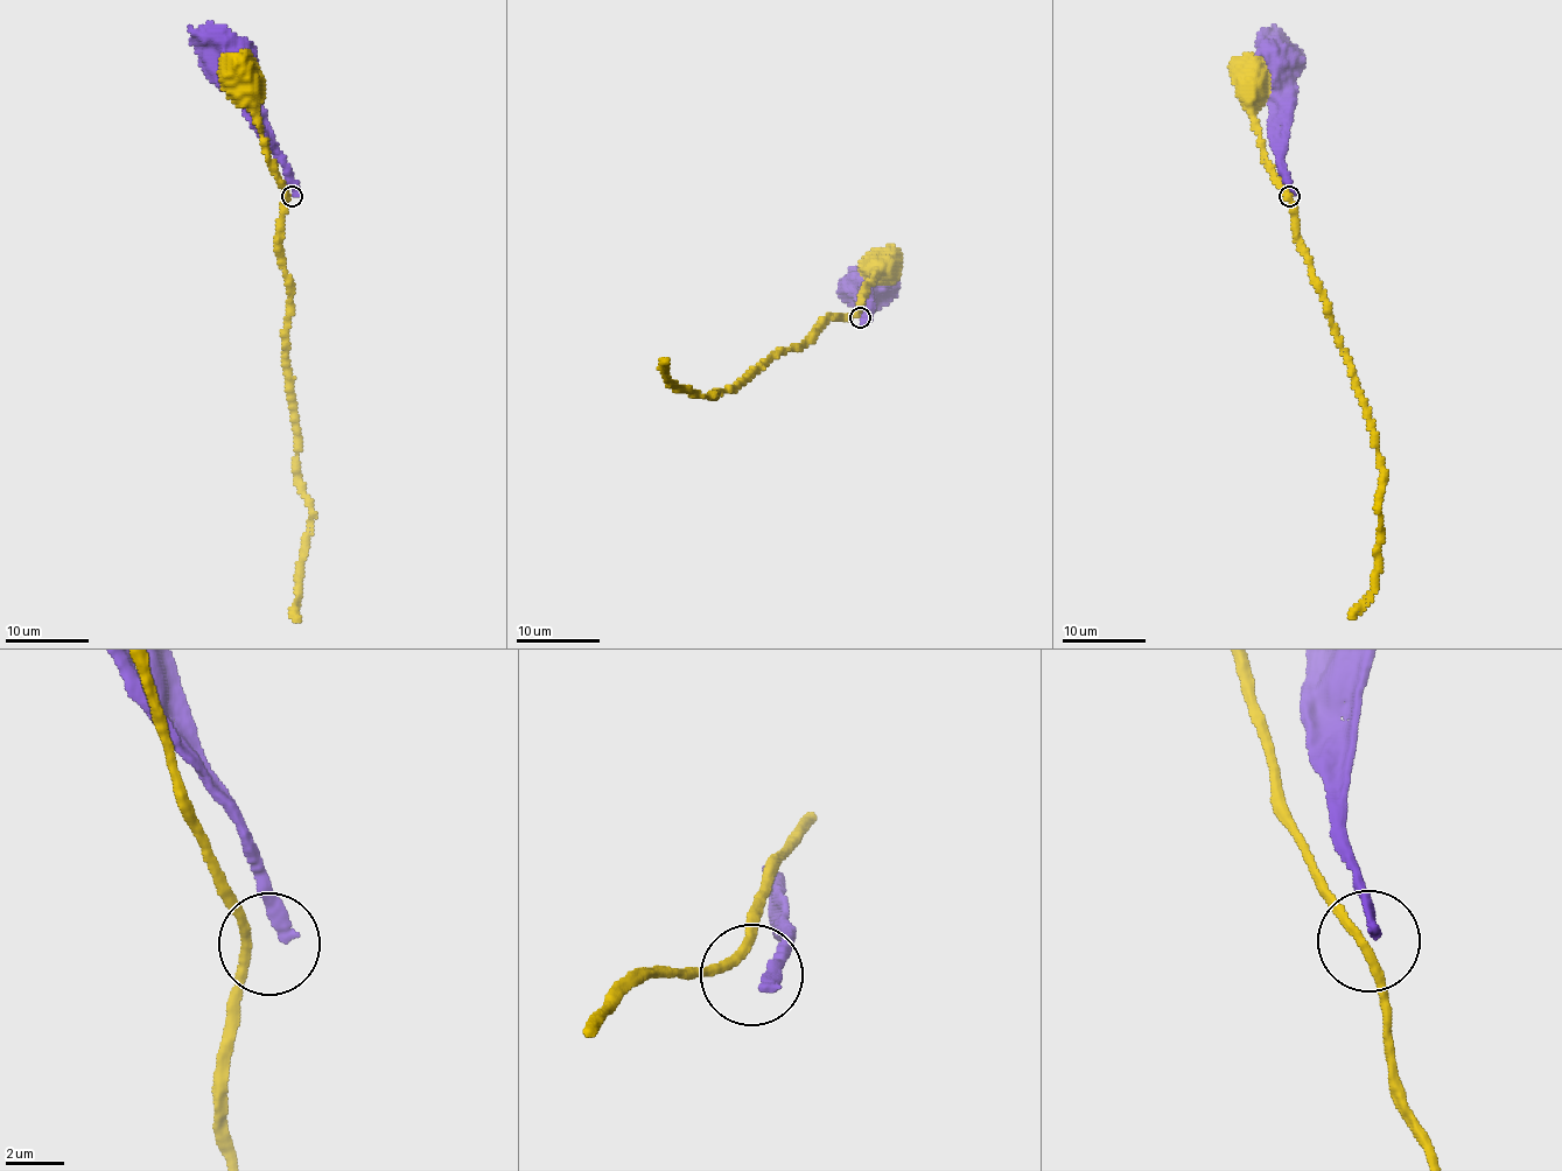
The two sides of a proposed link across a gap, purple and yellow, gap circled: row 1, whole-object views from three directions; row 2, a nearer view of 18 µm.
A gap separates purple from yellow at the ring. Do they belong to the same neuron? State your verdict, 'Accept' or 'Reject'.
Reject

